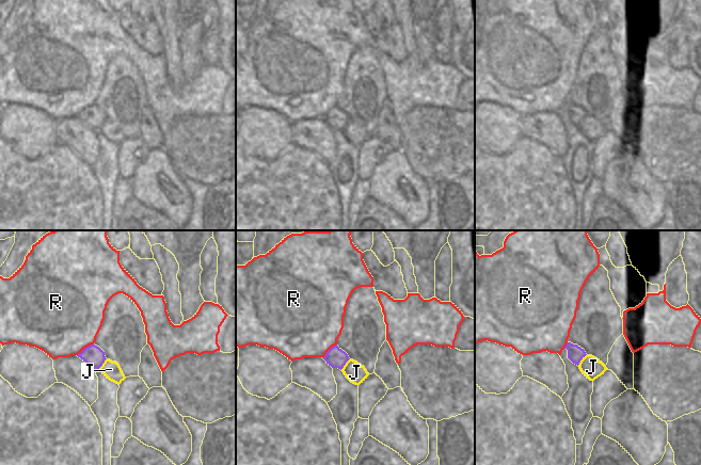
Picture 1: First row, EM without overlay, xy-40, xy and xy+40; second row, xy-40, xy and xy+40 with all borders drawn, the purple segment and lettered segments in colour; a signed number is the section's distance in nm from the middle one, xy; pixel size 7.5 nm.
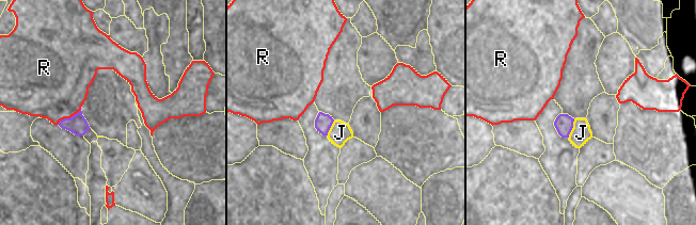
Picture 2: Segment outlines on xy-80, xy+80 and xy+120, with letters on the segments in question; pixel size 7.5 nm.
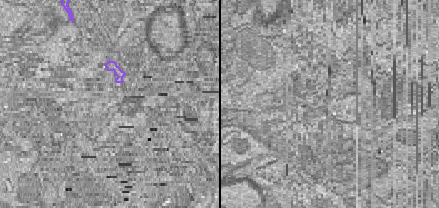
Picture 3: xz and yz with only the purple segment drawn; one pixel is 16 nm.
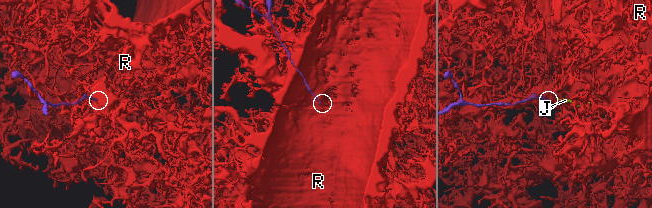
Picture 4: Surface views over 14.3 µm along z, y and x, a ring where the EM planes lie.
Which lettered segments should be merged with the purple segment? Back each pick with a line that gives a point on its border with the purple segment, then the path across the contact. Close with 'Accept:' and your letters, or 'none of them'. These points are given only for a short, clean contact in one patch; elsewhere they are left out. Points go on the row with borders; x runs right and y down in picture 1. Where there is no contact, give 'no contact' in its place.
J: contact xy+40 (582, 358); way xy+40 (575, 353), (582, 358), (591, 367)
Accept: J

